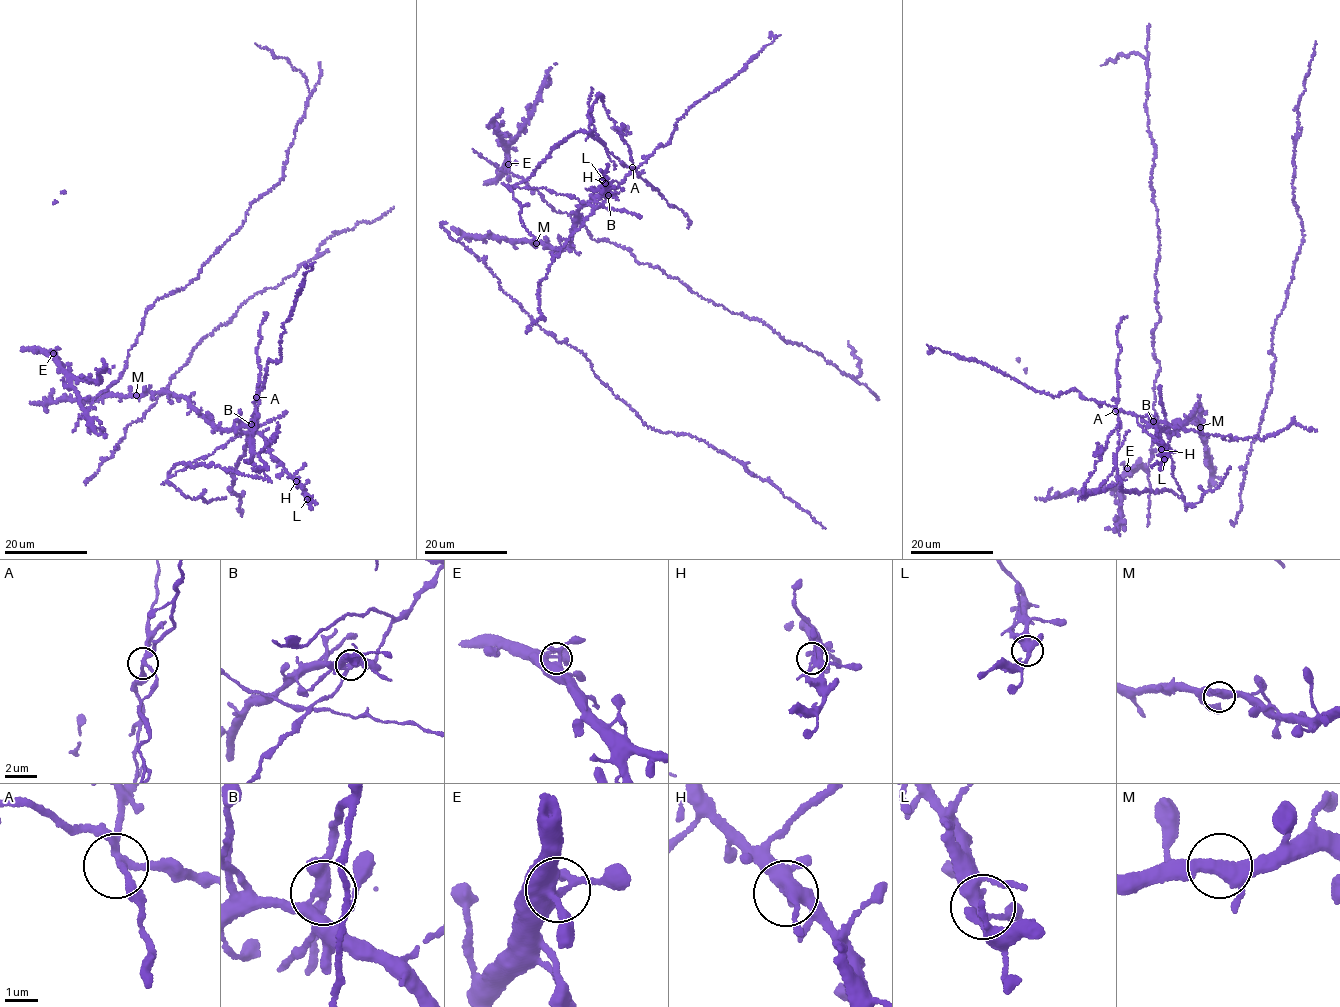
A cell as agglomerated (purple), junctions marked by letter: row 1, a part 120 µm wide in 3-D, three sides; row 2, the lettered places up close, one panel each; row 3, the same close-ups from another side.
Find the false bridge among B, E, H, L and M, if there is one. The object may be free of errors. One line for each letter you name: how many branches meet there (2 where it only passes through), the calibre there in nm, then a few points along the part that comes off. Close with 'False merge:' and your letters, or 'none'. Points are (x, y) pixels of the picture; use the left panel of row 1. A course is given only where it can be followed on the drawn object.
B: 4 branches meet; 340 nm thick; foreign part runs (252, 425), (256, 397), (251, 462), (259, 471), (254, 469), (265, 463), (258, 454), (273, 438), (277, 422)
False merge: B

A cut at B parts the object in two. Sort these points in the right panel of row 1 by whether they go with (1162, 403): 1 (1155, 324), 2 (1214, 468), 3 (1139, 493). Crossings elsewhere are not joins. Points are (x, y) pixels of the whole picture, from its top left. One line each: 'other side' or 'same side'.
1: other side
2: other side
3: same side

